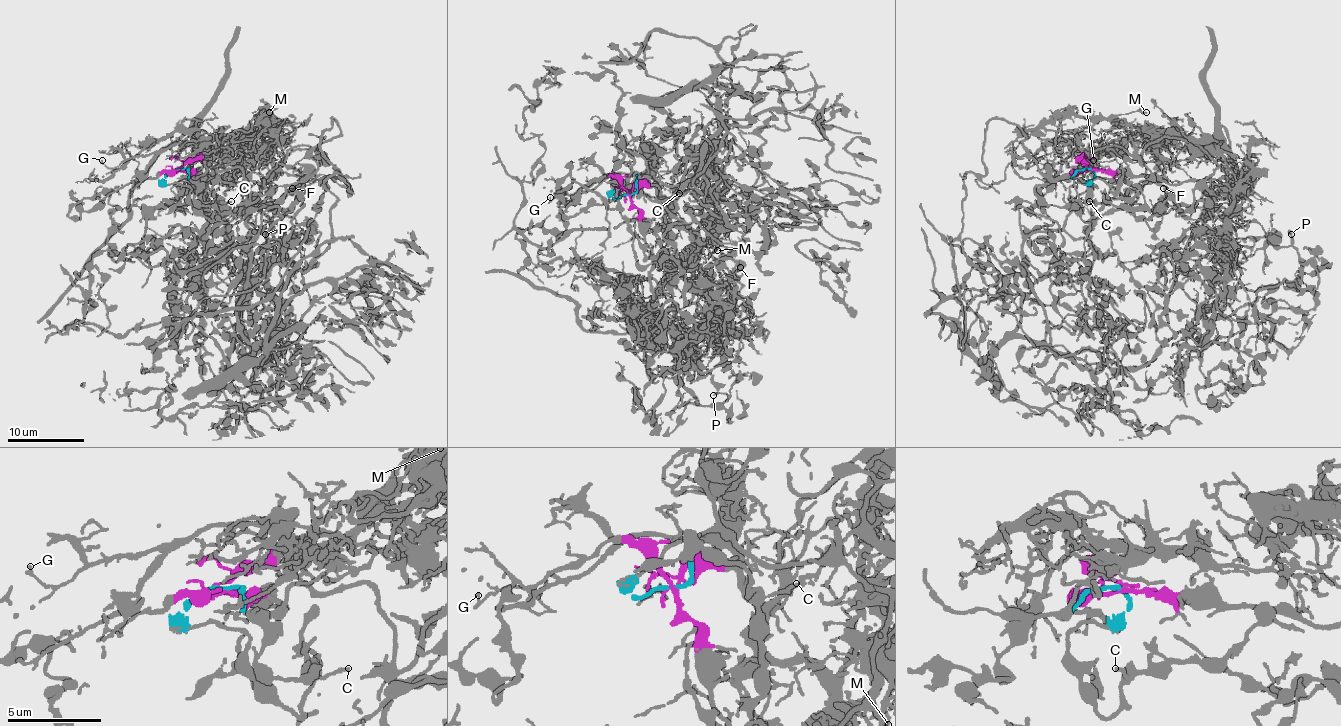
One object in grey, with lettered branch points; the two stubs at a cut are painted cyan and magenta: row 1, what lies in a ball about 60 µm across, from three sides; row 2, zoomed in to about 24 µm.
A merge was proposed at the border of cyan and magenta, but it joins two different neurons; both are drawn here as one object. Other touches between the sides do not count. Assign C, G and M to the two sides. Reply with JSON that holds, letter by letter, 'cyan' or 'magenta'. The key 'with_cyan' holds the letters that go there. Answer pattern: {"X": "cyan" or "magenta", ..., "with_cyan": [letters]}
{"C": "cyan", "G": "magenta", "M": "magenta", "with_cyan": ["C"]}

